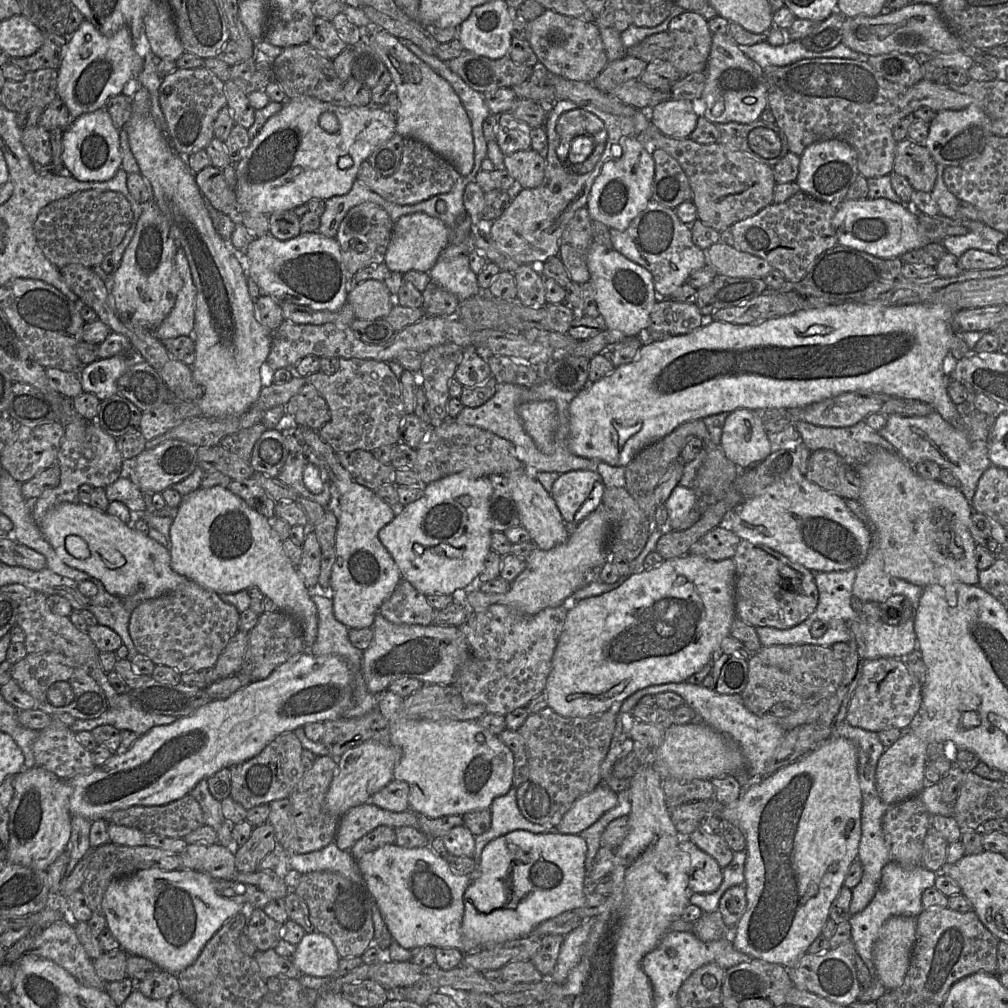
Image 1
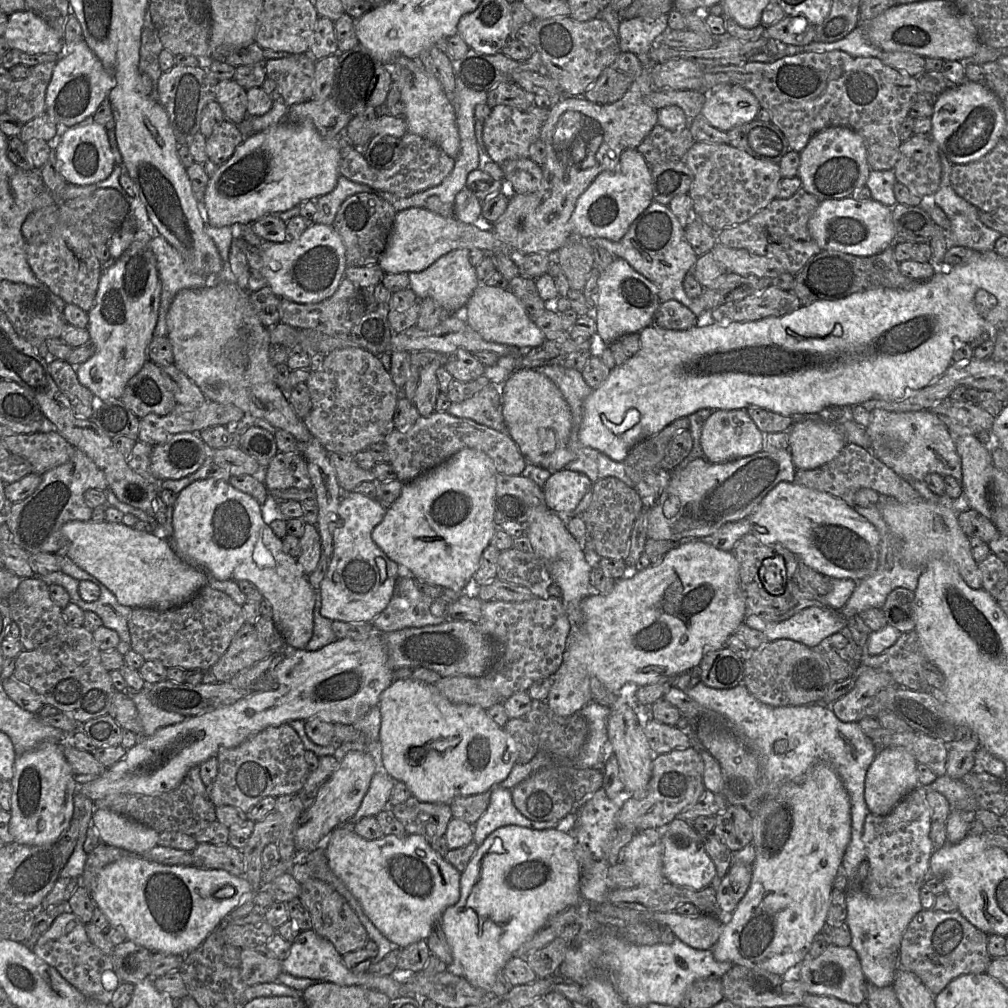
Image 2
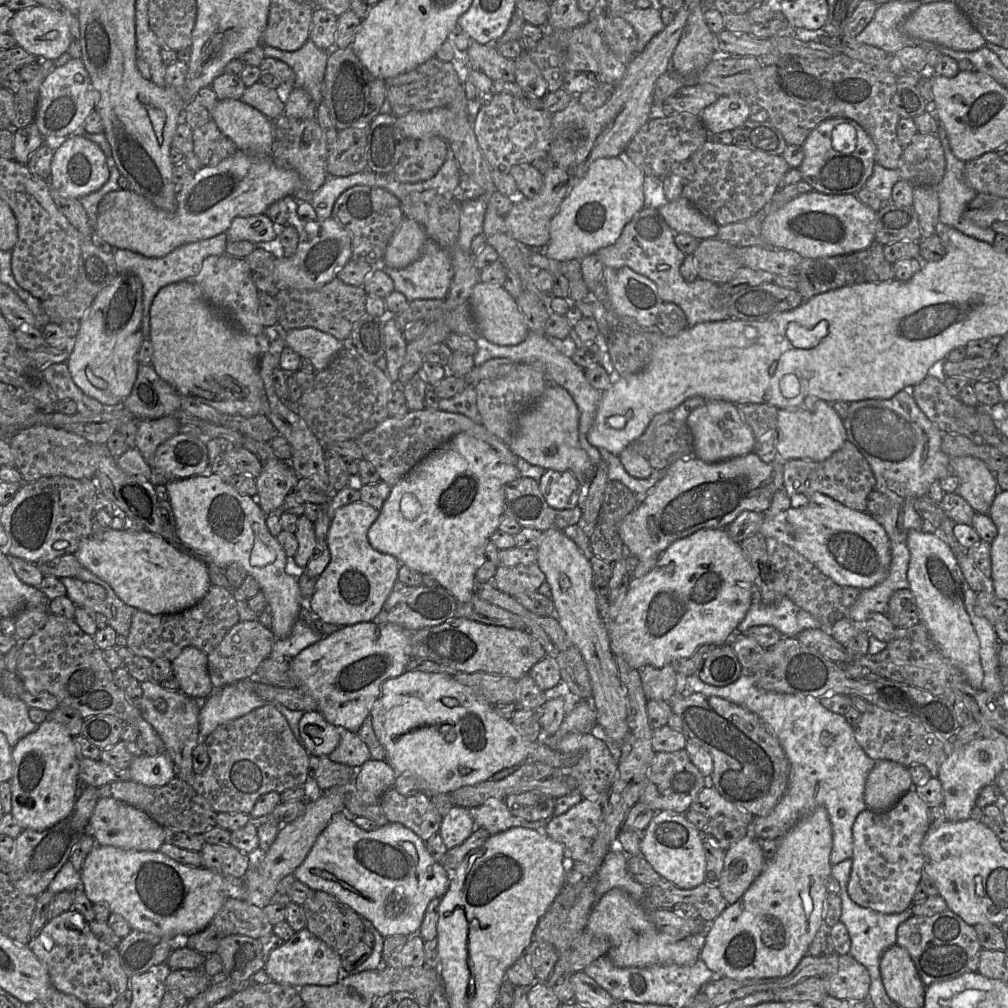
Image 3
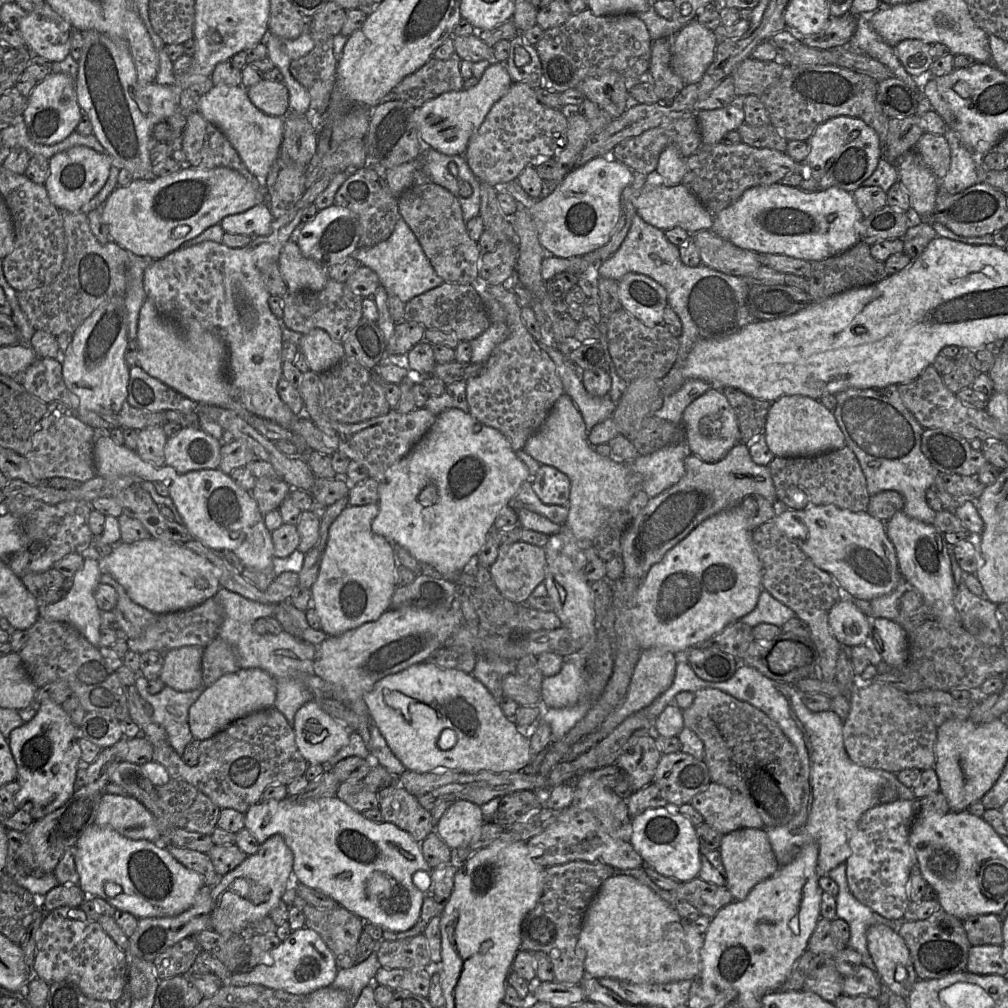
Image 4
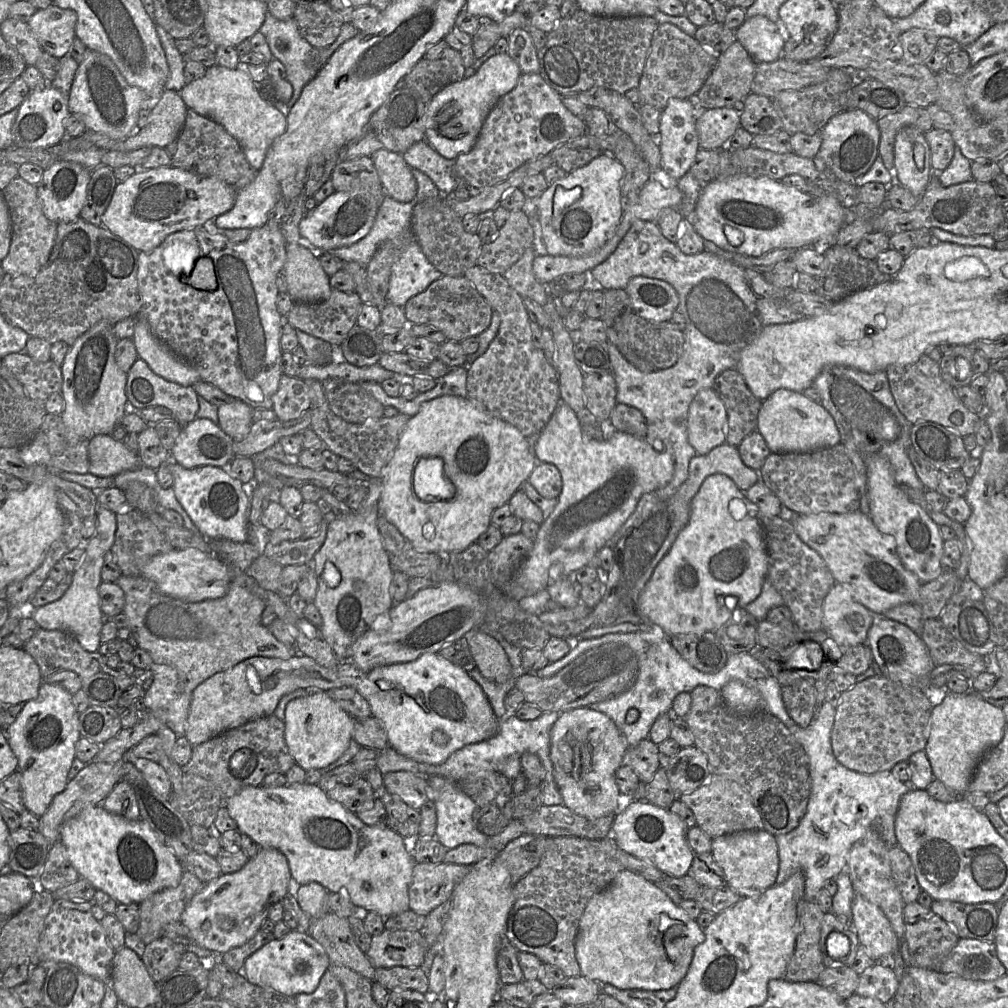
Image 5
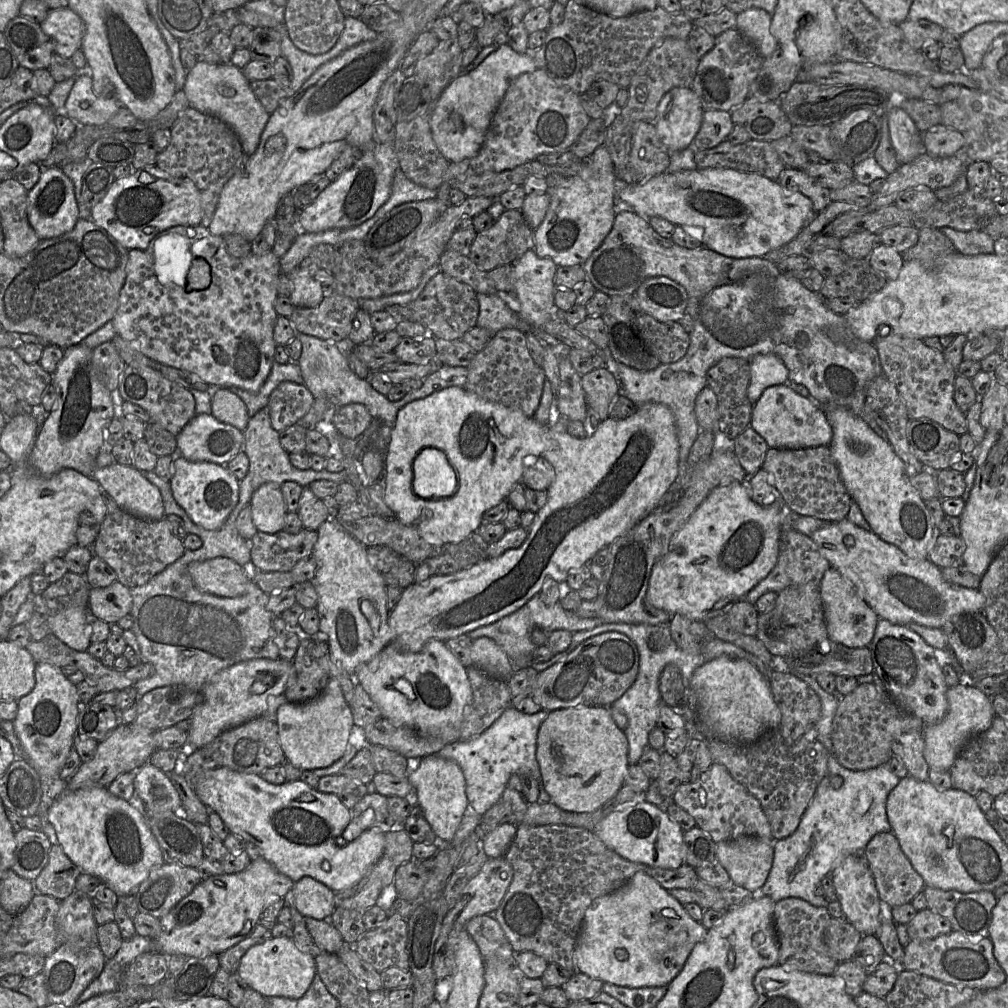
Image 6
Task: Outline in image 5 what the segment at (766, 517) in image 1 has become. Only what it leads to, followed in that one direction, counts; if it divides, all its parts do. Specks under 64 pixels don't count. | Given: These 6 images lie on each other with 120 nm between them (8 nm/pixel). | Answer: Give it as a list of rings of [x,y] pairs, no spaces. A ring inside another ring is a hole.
[[[859,510],[842,514],[822,512],[797,515],[791,523],[799,538],[823,559],[836,583],[843,585],[857,602],[874,615],[882,616],[887,610],[900,604],[918,604],[922,583],[903,566],[896,551],[895,539],[881,533],[869,515]]]

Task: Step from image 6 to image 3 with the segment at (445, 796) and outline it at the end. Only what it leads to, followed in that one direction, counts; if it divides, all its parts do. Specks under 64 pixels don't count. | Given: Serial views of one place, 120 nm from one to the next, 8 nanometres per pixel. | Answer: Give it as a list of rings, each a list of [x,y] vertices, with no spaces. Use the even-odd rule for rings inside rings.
[[[454,806],[443,816],[438,834],[449,850],[463,843],[472,834],[475,827],[470,809]]]

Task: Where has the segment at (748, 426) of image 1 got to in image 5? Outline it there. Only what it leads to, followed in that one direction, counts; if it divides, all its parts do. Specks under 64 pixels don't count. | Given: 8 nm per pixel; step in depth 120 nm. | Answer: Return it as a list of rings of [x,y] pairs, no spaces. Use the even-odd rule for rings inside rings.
[[[711,388],[698,392],[688,411],[688,441],[697,455],[706,455],[726,442],[726,408]]]

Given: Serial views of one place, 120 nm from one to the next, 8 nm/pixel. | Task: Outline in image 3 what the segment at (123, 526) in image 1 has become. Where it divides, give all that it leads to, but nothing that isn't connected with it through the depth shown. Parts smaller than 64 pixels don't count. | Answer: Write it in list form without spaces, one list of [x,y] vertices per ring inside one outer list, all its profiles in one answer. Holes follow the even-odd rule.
[[[104,528],[102,536],[84,539],[74,555],[82,567],[107,582],[125,604],[152,615],[189,609],[203,599],[212,585],[202,561],[178,551],[149,531]]]

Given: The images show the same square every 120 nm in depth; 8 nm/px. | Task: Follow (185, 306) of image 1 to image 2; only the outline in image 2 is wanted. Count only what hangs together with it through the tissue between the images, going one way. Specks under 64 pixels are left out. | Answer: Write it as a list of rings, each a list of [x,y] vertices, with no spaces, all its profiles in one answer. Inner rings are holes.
[[[158,235],[149,242],[156,261],[161,282],[161,299],[158,321],[153,336],[167,335],[166,316],[175,295],[182,289],[202,288],[219,282],[218,275],[201,276],[191,272],[179,252],[162,236]]]

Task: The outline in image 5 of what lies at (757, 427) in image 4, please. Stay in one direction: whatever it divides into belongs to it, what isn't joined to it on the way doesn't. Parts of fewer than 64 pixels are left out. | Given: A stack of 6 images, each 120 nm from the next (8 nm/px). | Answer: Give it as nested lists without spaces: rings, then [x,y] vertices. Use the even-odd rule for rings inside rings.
[[[736,368],[719,374],[712,389],[723,402],[727,412],[725,443],[738,447],[746,436],[756,431],[763,401],[751,393]]]

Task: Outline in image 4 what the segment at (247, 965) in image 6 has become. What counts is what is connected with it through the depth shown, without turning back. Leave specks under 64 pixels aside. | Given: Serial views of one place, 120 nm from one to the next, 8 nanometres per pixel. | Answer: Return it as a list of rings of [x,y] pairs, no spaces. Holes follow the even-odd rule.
[[[304,927],[292,931],[286,940],[266,953],[260,963],[251,970],[233,973],[223,984],[232,986],[258,984],[295,995],[309,995],[320,988],[330,987],[337,972],[333,953],[315,931]]]

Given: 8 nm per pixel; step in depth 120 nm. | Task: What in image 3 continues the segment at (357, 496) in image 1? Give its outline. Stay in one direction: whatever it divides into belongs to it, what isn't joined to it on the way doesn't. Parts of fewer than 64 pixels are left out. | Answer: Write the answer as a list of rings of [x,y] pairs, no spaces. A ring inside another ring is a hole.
[[[189,281],[161,288],[152,301],[149,314],[149,340],[153,346],[151,365],[179,395],[193,397],[224,414],[245,417],[268,415],[268,399],[259,373],[261,355],[269,349],[266,336],[242,332],[229,318],[214,309],[205,300],[200,288]],[[358,501],[342,506],[332,518],[327,536],[331,559],[310,598],[312,611],[323,621],[339,627],[372,621],[398,581],[399,560],[375,550],[368,540],[368,531],[379,514],[376,508]]]

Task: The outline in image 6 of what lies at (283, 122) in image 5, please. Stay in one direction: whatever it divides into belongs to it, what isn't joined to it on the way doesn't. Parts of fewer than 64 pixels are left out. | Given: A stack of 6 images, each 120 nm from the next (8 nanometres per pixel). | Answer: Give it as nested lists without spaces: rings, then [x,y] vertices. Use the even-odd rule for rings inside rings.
[[[198,59],[187,73],[183,90],[190,107],[220,118],[233,129],[241,142],[245,156],[250,156],[256,151],[270,114],[257,99],[242,69],[230,62],[211,64]]]

